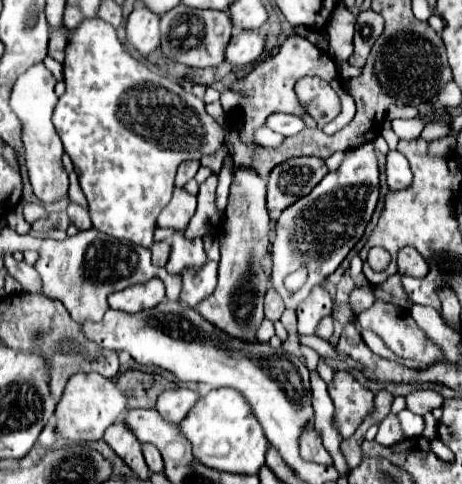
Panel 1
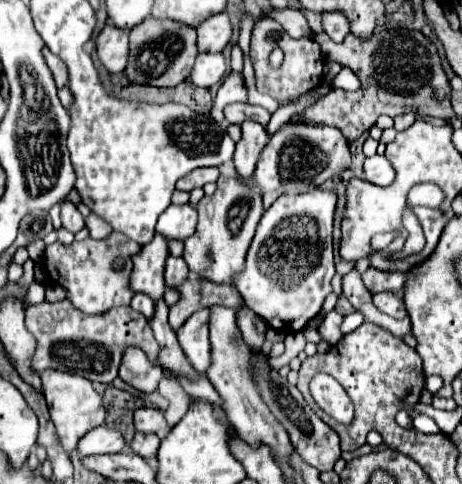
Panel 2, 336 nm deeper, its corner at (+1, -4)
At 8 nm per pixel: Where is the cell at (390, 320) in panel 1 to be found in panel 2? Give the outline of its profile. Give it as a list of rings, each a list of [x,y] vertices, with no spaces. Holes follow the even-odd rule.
[[[390,291],[376,293],[376,295],[374,295],[374,305],[376,305],[380,311],[388,313],[390,317],[394,317],[394,319],[404,319],[404,317],[408,315],[402,297],[398,297],[396,293],[390,293]]]

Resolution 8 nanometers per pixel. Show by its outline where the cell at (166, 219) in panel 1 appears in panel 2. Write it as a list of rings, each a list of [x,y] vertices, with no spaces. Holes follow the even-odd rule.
[[[170,205],[156,223],[156,233],[164,235],[166,239],[180,239],[184,241],[196,231],[196,209],[192,205]]]

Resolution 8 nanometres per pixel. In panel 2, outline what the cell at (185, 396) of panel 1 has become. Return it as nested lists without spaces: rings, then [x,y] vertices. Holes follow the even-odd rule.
[[[140,407],[134,411],[134,427],[142,433],[160,433],[168,429],[164,415],[152,407]]]

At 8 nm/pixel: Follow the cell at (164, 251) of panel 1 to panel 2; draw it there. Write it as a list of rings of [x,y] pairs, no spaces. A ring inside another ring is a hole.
[[[168,257],[166,261],[166,287],[178,289],[190,277],[190,269],[182,257]]]

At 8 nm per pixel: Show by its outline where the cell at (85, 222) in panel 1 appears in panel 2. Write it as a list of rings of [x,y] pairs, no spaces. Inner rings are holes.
[[[70,201],[62,203],[62,227],[68,229],[70,233],[78,233],[84,227],[84,217],[76,209],[76,205]]]

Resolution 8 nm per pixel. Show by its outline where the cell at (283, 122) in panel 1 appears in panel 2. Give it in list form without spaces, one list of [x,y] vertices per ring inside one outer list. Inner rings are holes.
[[[230,103],[224,107],[224,117],[228,123],[242,123],[244,119],[256,119],[264,127],[270,121],[270,113],[264,107],[248,105],[248,103]]]

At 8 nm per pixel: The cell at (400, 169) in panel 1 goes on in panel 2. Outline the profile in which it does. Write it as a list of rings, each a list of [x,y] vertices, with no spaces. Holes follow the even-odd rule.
[[[372,155],[372,157],[366,157],[366,161],[364,161],[364,177],[366,177],[366,181],[370,181],[374,185],[384,187],[384,185],[392,183],[394,171],[384,155]]]

